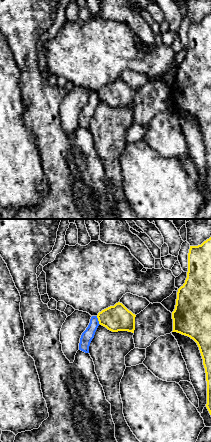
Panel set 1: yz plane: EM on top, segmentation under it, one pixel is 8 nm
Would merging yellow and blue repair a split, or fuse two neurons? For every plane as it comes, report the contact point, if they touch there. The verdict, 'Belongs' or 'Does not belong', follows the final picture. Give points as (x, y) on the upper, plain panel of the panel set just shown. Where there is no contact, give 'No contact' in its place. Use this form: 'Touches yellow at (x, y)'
Touches yellow at (98, 96)

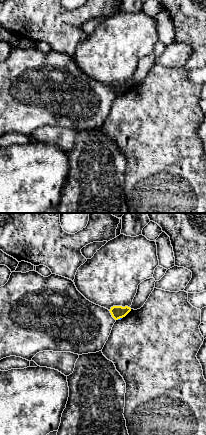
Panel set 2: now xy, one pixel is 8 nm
Touches yellow at (119, 94)

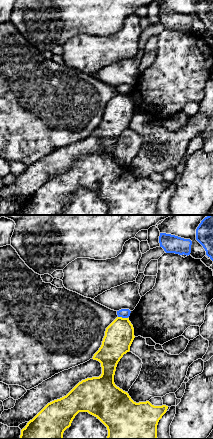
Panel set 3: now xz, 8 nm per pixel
Touches yellow at (123, 94)

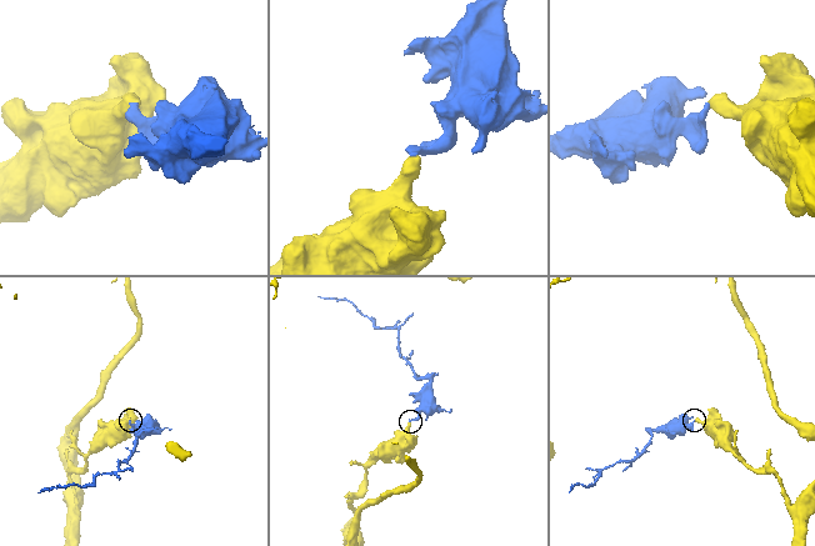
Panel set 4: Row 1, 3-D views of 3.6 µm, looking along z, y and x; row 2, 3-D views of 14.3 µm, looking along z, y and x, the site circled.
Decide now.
Does not belong

